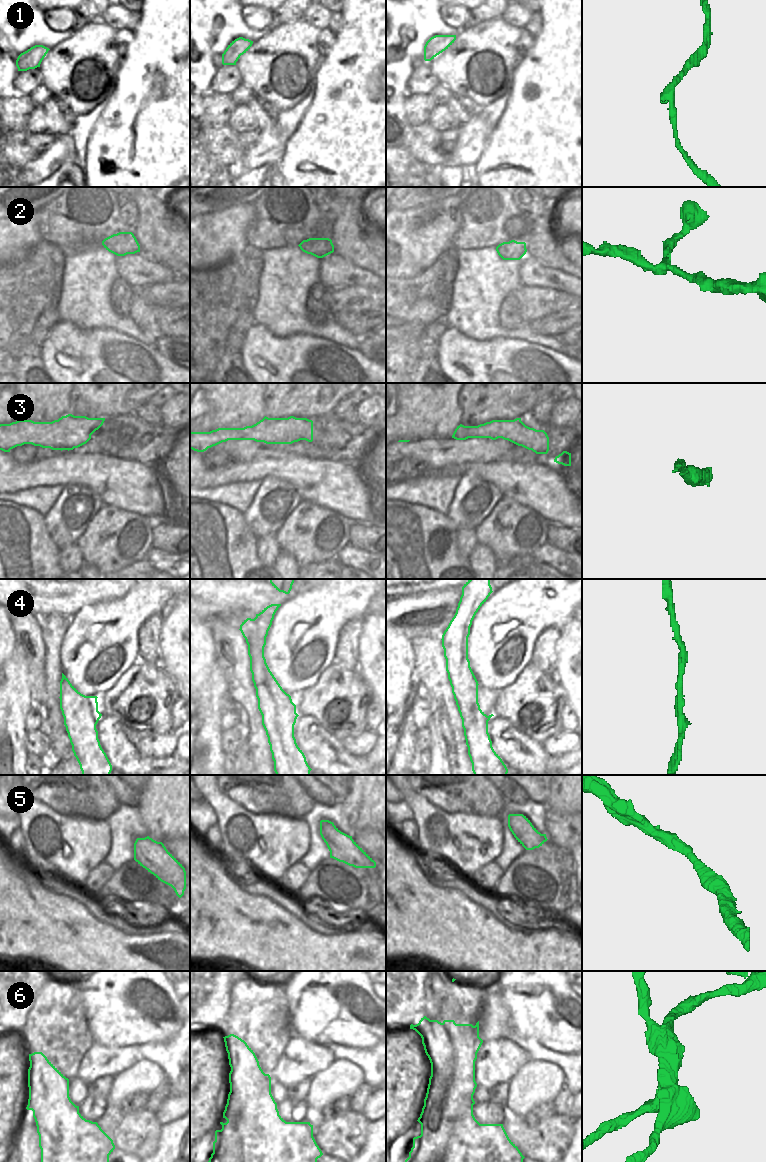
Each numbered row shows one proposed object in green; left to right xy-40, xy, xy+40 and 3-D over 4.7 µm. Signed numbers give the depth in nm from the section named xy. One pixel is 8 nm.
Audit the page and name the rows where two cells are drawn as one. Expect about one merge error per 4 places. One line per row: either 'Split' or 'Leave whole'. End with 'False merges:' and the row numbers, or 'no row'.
1: Leave whole
2: Leave whole
3: Leave whole
4: Leave whole
5: Leave whole
6: Split
False merges: 6

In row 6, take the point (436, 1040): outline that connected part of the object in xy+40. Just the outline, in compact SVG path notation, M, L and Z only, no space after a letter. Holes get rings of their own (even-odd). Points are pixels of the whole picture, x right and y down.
M424 1016L418 1024L411 1024L410 1029L421 1036L431 1063L431 1076L419 1118L435 1123L445 1113L453 1091L455 1049L445 1025L438 1020Z

